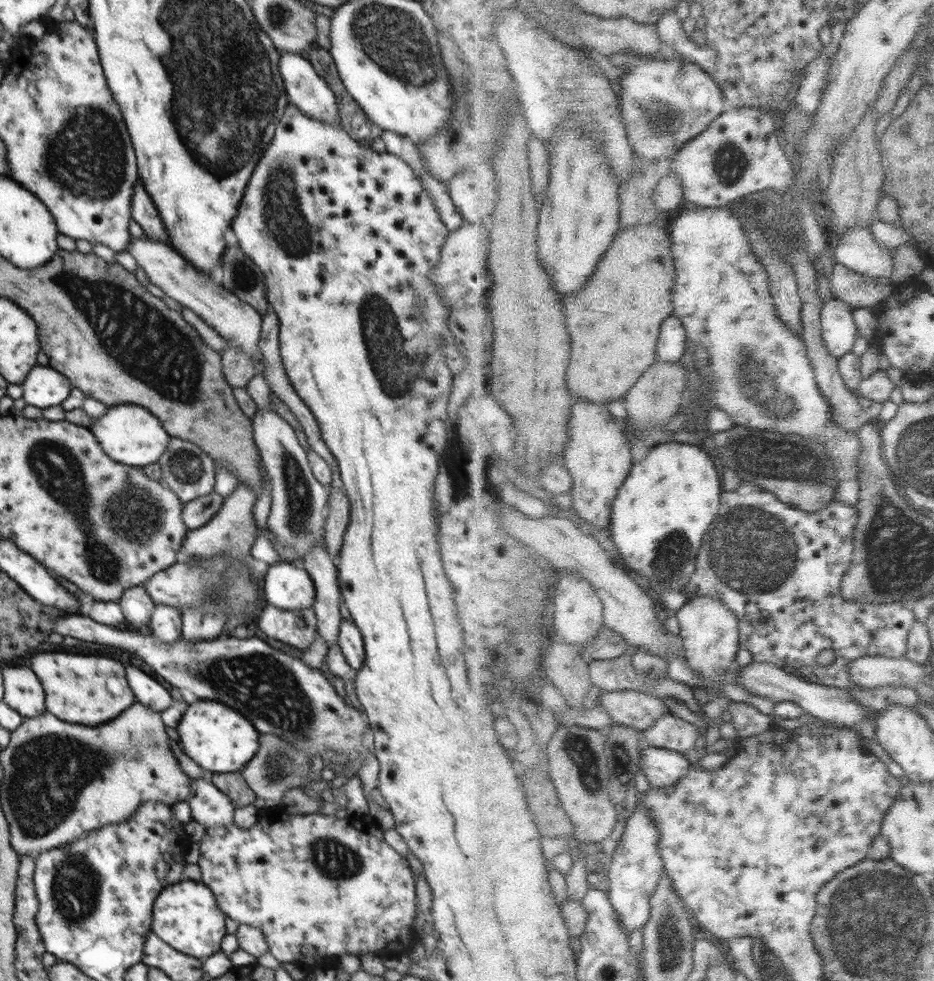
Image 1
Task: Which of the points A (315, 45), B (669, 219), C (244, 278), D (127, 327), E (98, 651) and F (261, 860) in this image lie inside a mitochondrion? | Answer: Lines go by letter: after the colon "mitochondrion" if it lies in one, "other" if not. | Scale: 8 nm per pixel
A: other
B: other
C: mitochondrion
D: mitochondrion
E: other
F: other

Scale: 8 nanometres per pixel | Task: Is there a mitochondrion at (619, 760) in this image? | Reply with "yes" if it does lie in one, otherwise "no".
yes

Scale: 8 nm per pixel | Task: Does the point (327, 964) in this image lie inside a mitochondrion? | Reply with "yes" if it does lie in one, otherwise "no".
no

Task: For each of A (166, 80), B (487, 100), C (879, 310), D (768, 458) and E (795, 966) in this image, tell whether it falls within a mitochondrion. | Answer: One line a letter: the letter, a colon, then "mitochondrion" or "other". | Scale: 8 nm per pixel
A: other
B: mitochondrion
C: other
D: mitochondrion
E: other

